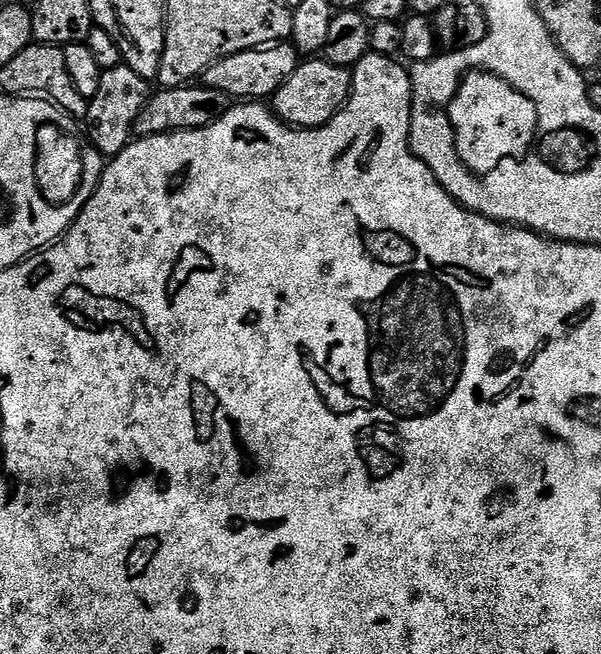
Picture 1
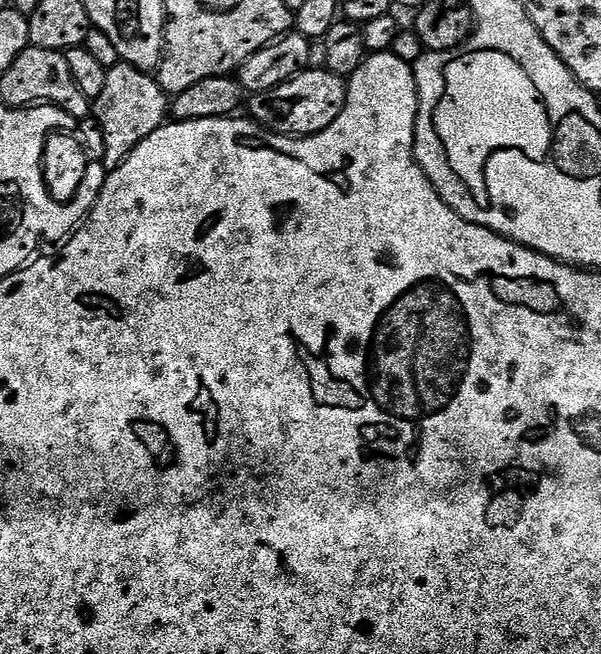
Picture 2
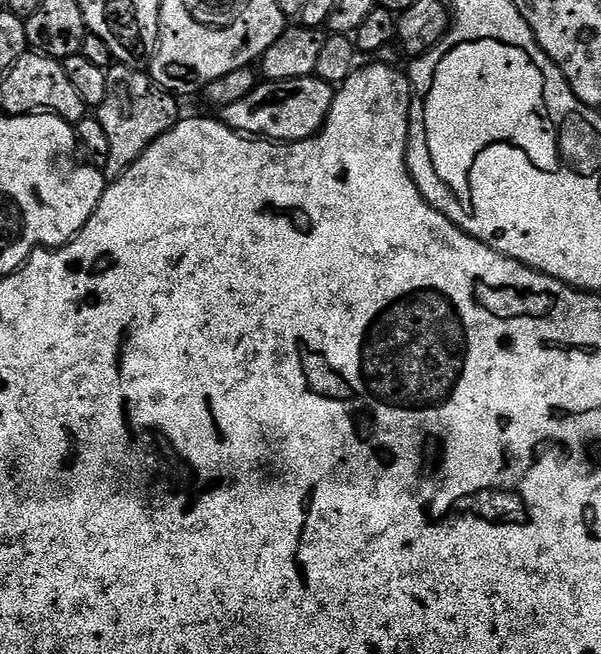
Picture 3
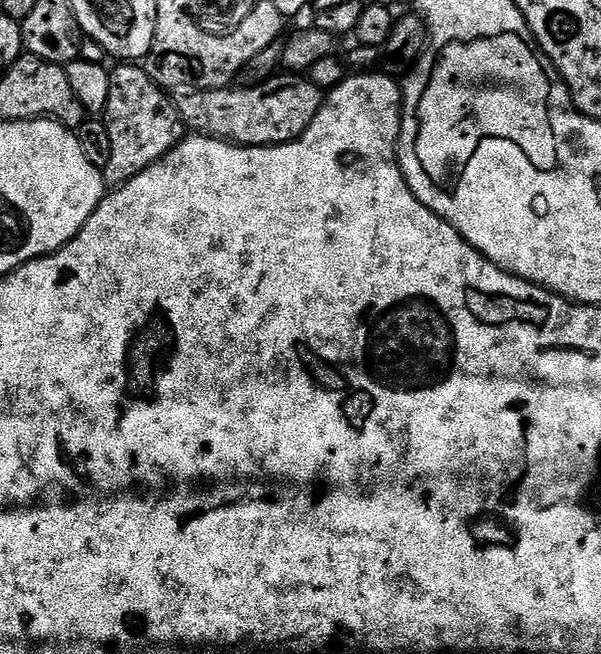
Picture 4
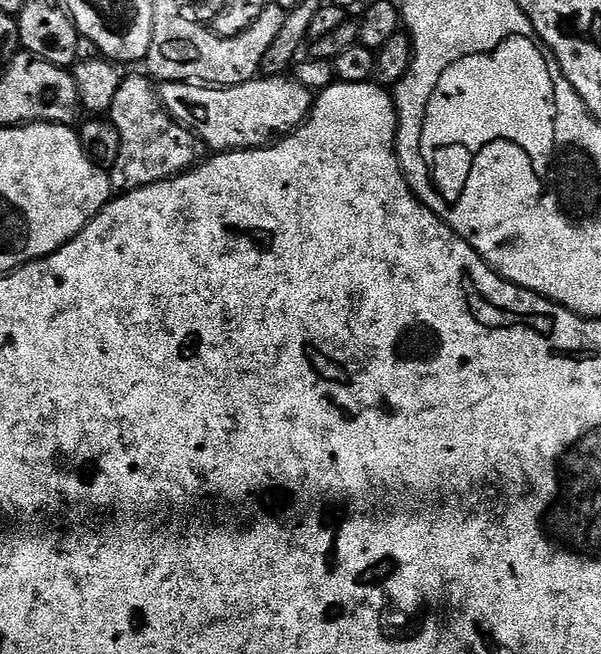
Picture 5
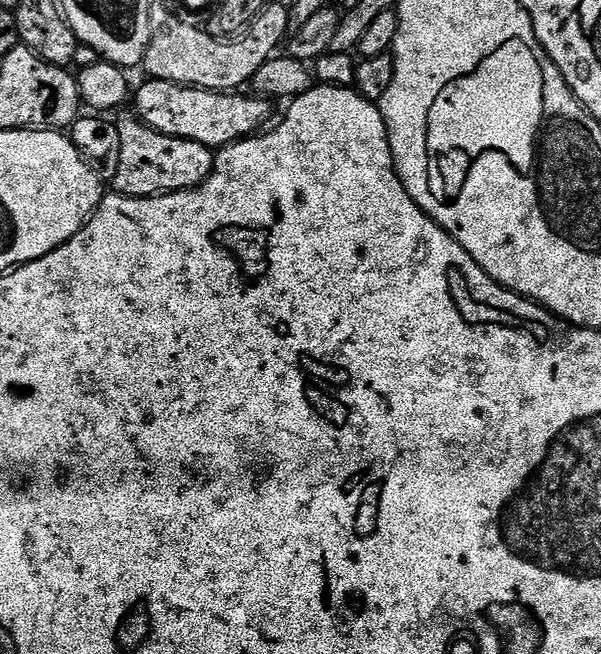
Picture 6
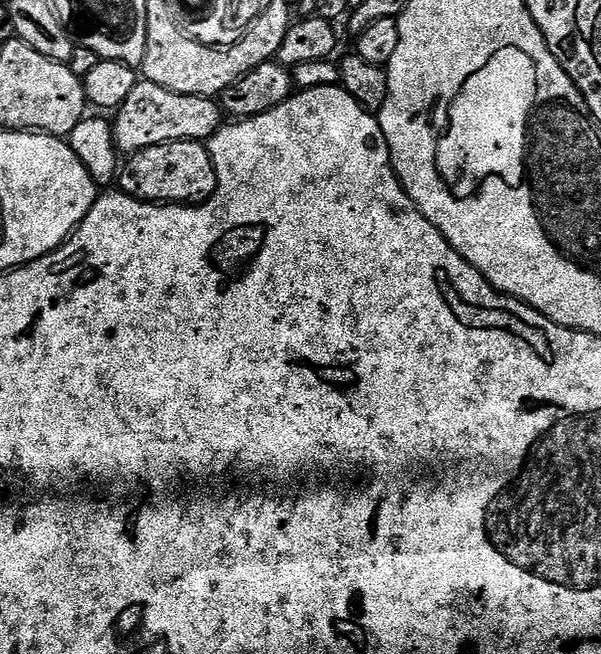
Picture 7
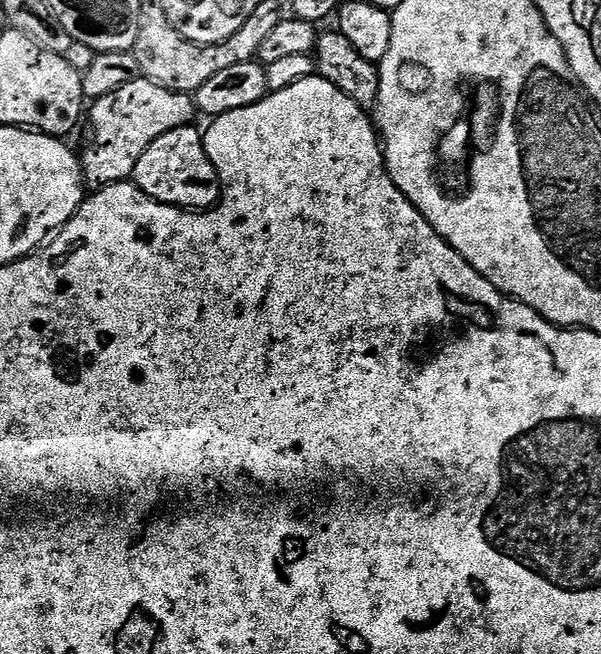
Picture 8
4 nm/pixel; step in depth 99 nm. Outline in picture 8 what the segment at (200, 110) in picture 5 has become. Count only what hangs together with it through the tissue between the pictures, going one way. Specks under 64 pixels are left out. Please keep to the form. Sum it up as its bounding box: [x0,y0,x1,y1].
[82,78,198,190]

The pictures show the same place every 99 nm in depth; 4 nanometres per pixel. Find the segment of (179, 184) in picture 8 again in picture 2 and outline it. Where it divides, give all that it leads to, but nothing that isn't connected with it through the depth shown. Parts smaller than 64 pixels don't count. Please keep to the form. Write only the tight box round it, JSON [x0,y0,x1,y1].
[90,63,170,169]

